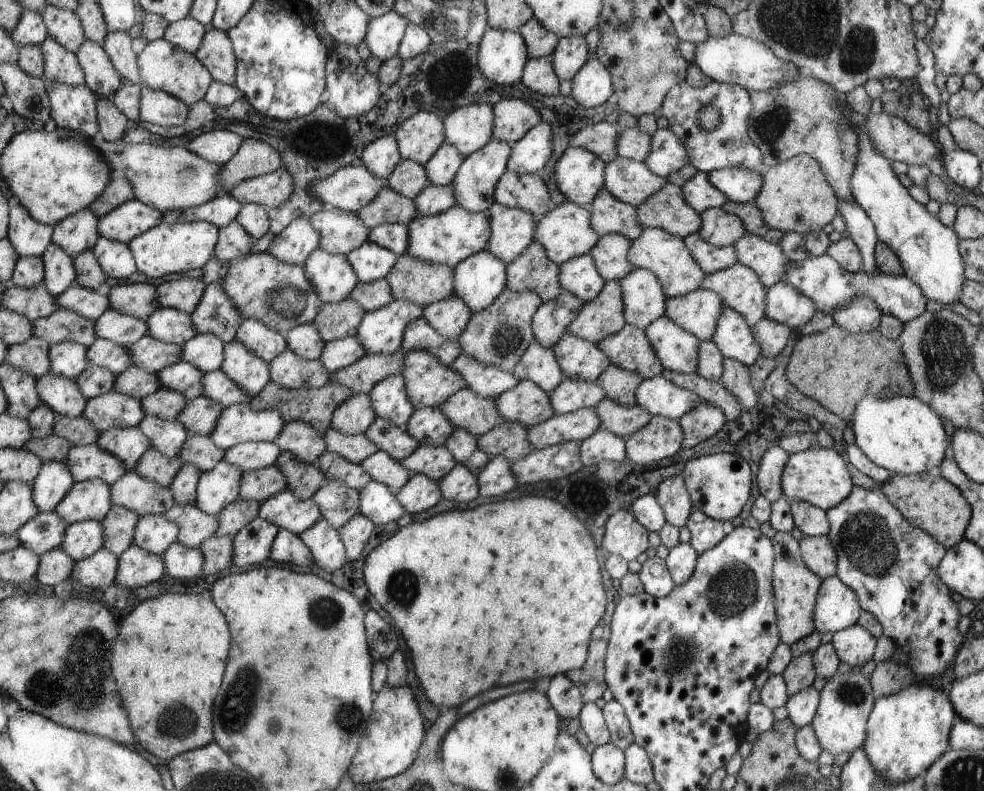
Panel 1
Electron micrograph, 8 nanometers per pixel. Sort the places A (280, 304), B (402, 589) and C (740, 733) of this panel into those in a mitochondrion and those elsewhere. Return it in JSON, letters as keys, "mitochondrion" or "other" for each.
{"A":"mitochondrion","B":"mitochondrion","C":"other"}

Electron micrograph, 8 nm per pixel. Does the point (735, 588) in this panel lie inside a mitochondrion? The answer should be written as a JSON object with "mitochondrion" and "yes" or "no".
{"mitochondrion":"yes"}

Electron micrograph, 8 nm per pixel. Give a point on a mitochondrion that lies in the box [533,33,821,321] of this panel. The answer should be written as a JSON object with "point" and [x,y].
{"point":[770,128]}

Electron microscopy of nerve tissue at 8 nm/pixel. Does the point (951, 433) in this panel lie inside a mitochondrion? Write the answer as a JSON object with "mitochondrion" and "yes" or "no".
{"mitochondrion":"no"}

